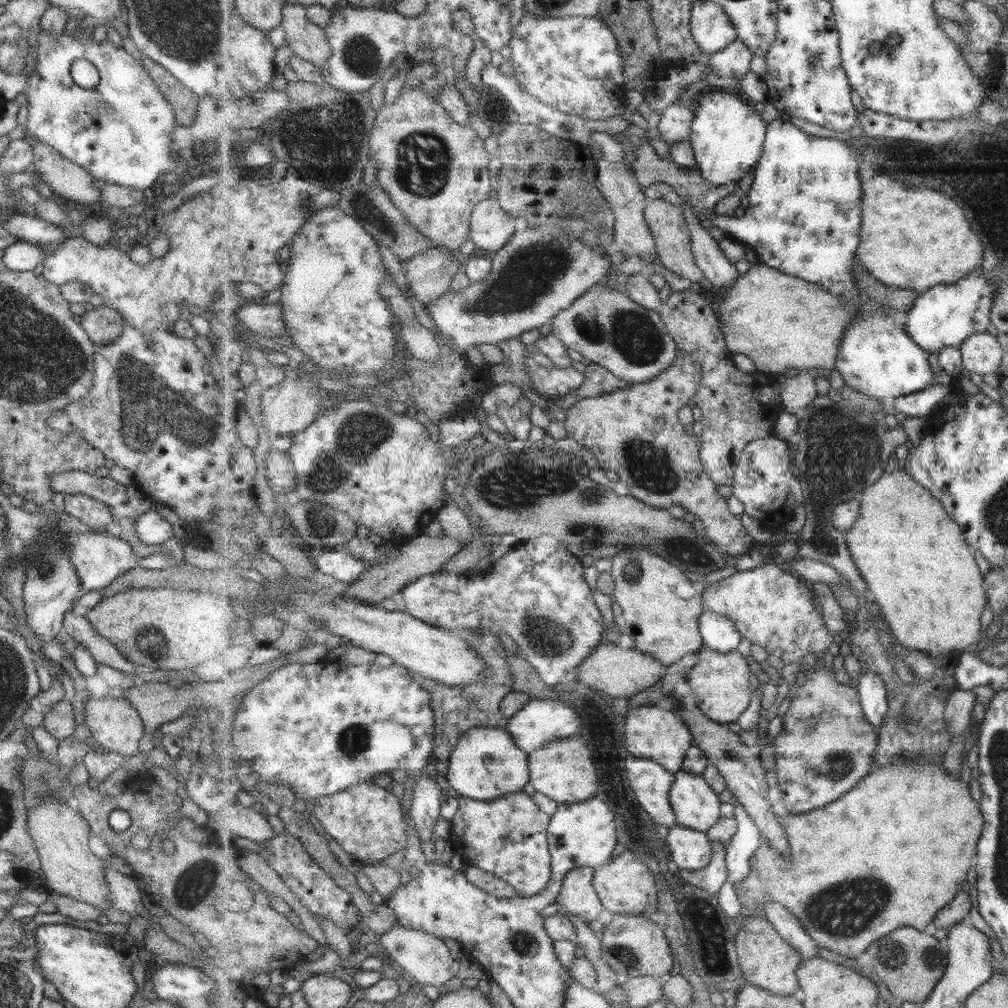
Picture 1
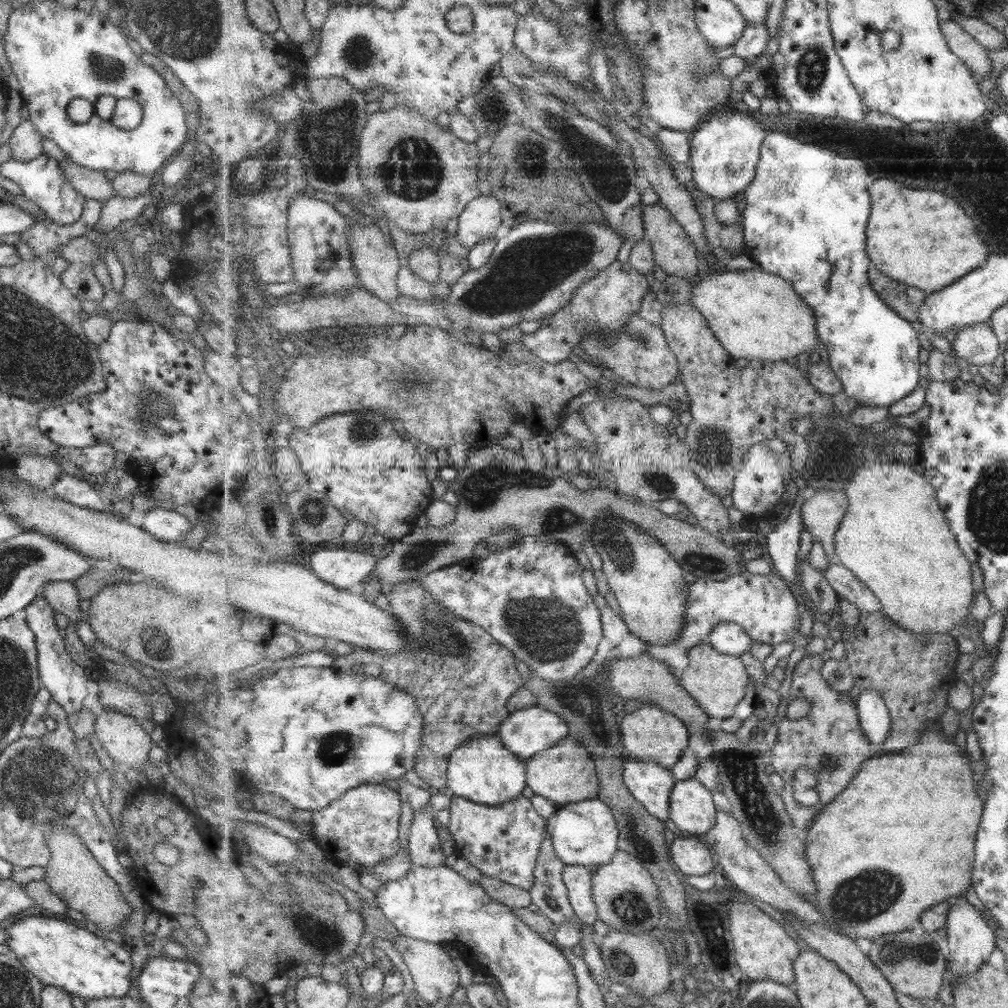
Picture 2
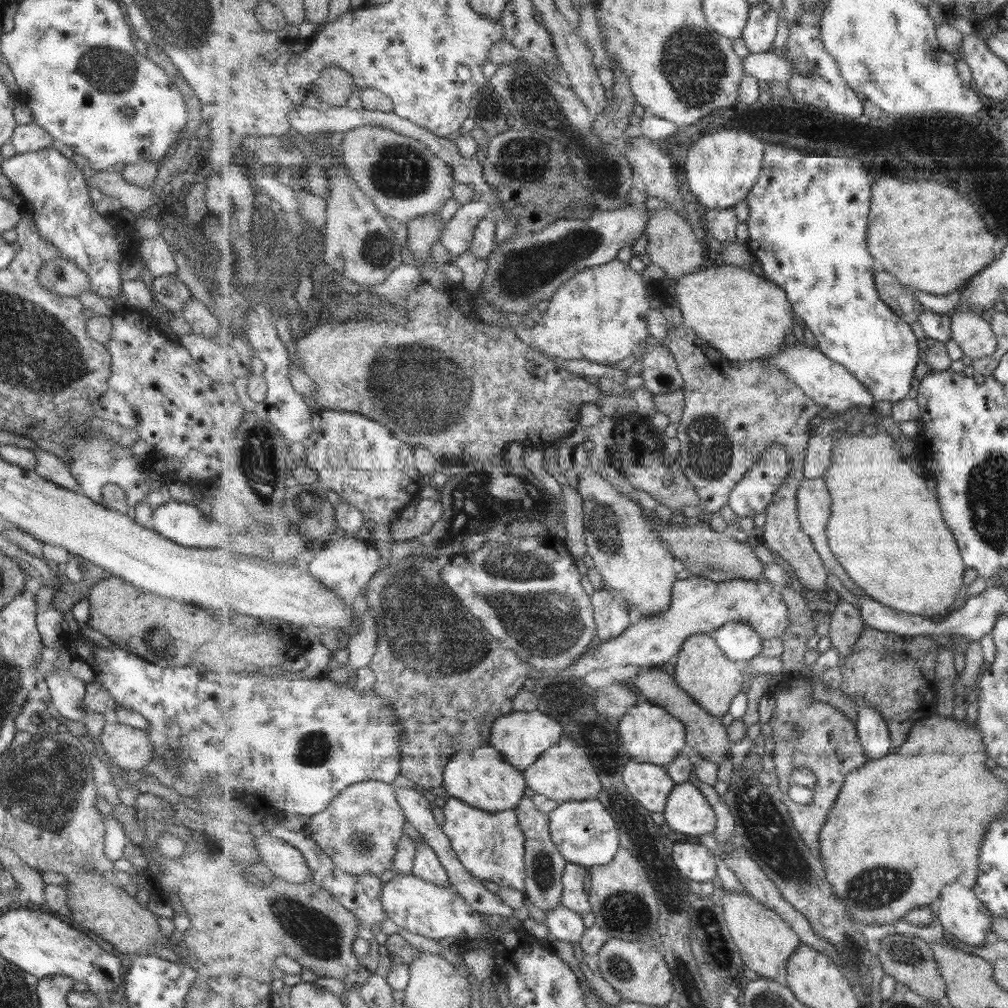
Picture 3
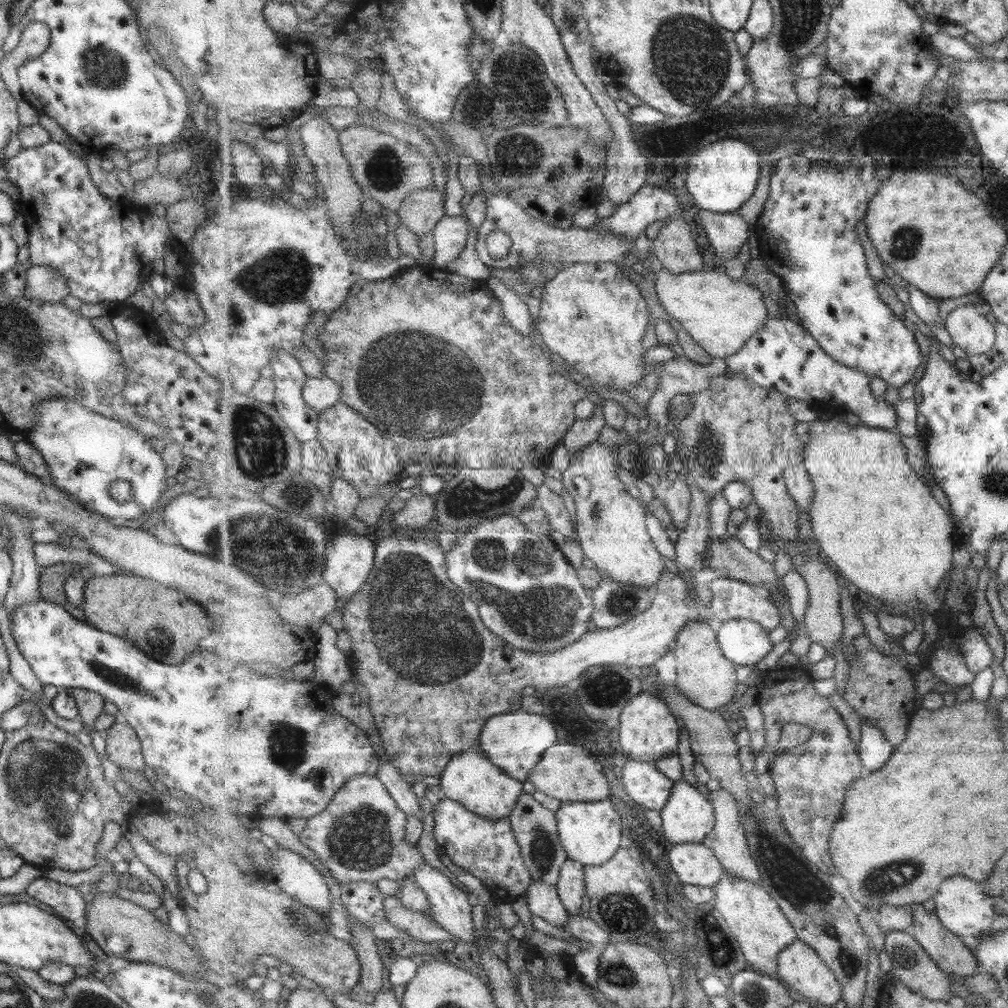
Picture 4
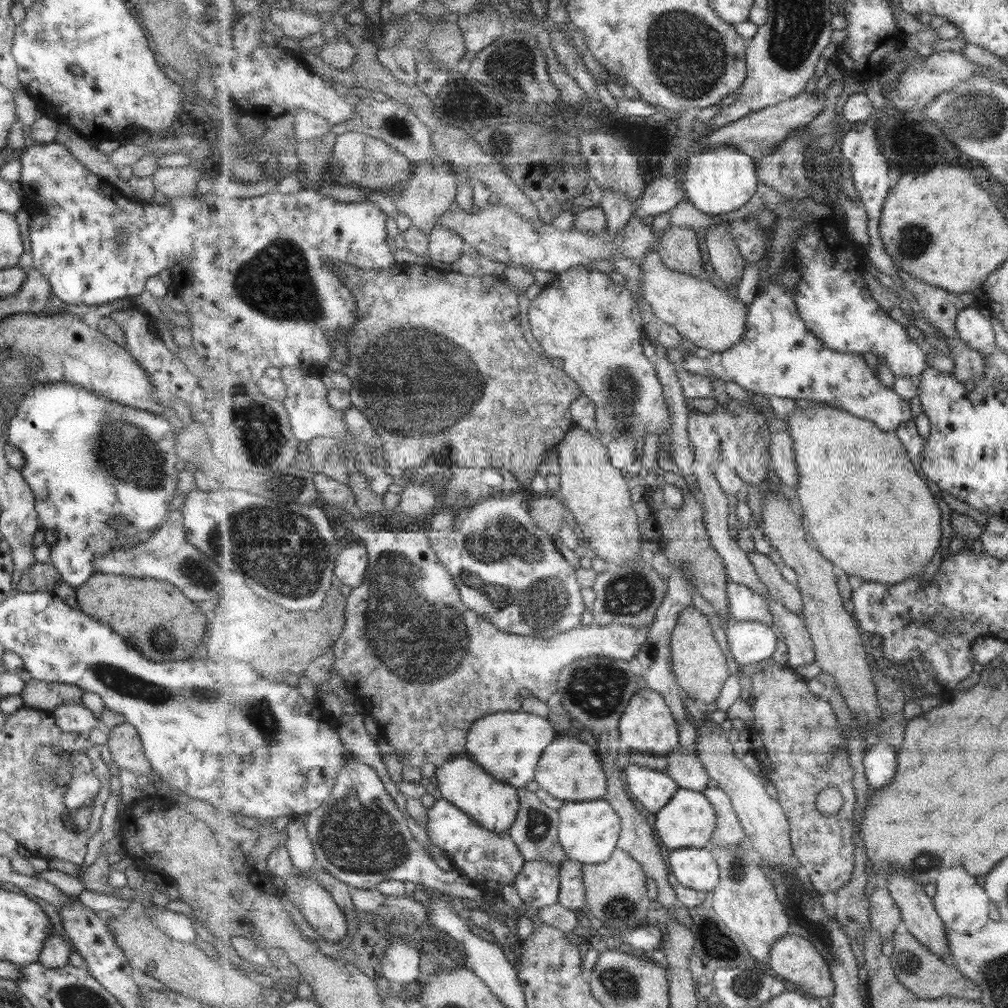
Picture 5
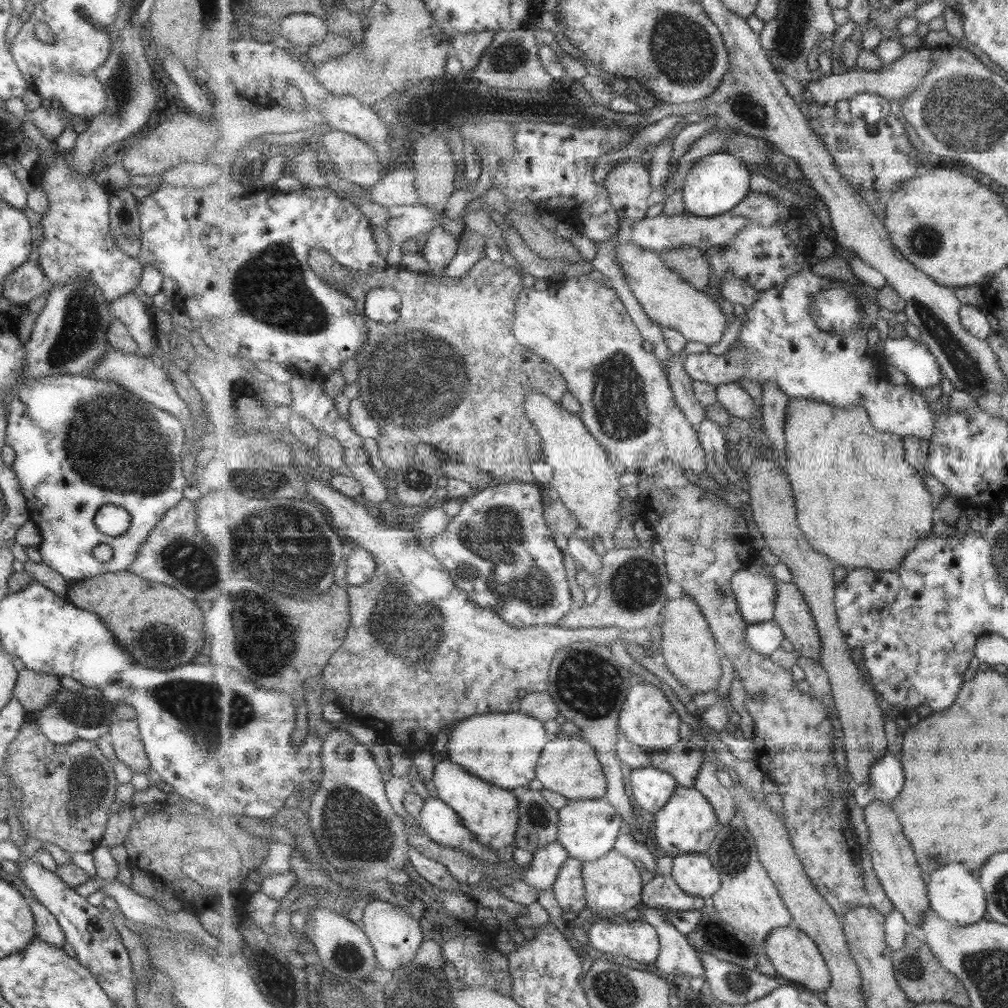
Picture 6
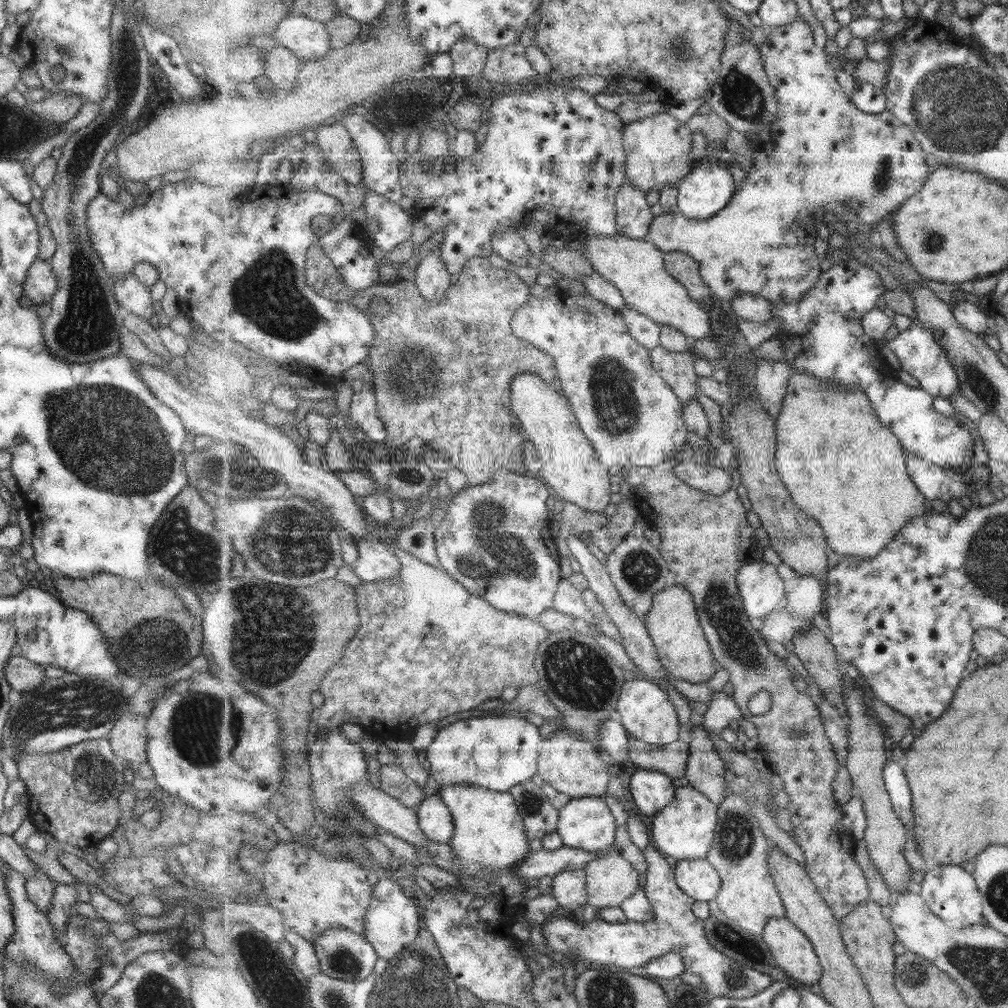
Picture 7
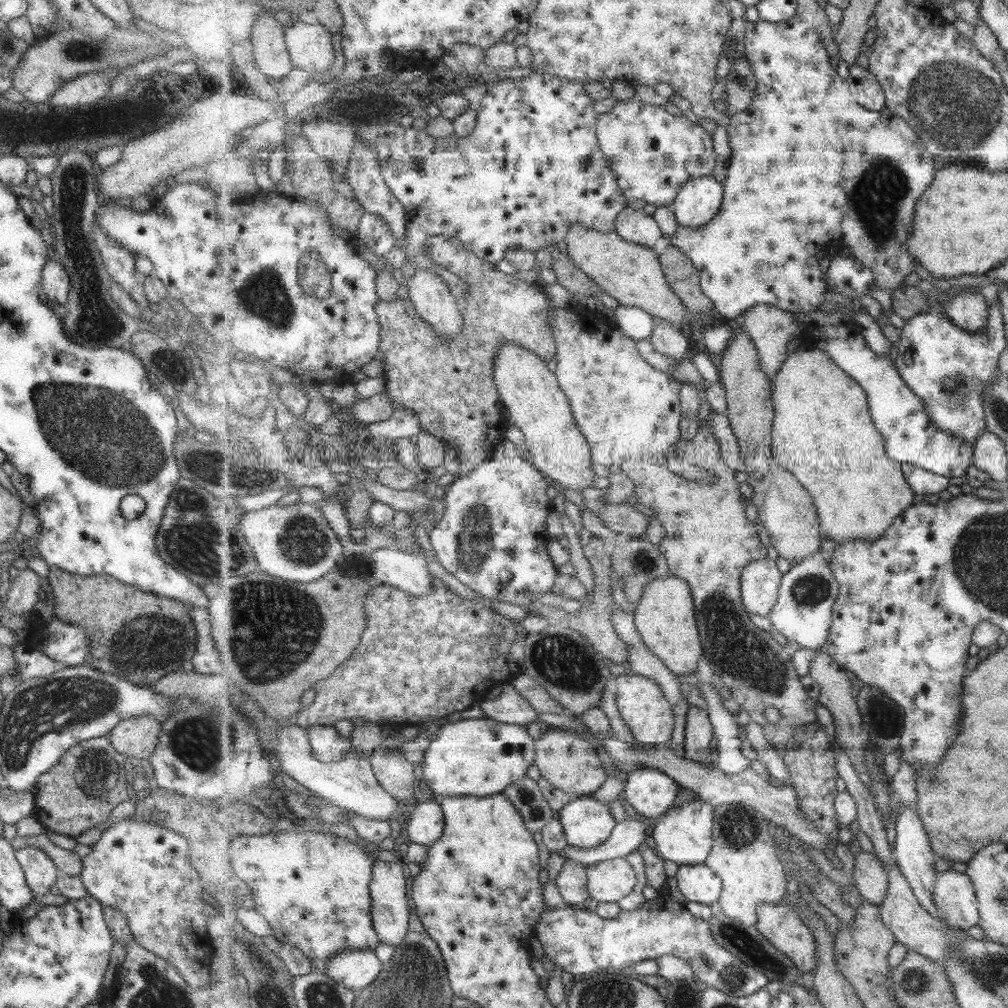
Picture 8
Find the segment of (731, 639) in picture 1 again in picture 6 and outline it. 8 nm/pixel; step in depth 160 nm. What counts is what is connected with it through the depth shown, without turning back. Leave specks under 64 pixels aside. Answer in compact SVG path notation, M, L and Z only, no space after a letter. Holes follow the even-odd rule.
M775 620L755 624L748 623L746 637L748 643L756 651L759 651L759 654L764 655L773 654L777 648L781 648L781 642L786 638L783 629Z

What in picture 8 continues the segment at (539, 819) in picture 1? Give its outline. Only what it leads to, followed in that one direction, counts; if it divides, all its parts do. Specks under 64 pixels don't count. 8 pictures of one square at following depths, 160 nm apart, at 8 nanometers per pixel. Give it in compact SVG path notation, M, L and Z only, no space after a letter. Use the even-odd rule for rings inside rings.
M418 801L416 809L410 814L406 831L412 842L414 850L422 850L435 844L443 836L446 829L446 819L442 806L436 801Z

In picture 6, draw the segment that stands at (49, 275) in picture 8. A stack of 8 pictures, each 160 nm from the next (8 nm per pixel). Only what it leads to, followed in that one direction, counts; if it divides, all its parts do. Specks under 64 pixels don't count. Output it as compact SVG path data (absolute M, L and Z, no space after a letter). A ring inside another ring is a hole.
M26 261L13 273L7 275L2 282L3 298L12 305L22 305L43 294L43 274L39 266L32 261Z

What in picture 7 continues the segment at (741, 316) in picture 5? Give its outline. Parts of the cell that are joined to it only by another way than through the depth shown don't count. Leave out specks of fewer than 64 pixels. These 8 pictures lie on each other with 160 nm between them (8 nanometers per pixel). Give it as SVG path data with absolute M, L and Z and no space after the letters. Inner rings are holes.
M617 234L597 238L583 238L584 256L594 271L612 283L623 296L625 305L637 309L659 325L681 330L692 341L713 338L711 318L703 309L703 302L691 298L687 287L669 274L664 253L648 240L637 240Z

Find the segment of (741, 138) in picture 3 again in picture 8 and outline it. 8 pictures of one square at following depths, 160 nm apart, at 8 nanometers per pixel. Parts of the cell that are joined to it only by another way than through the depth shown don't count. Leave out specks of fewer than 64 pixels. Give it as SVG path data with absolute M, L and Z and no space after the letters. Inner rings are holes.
M711 174L687 182L672 206L679 225L699 229L713 221L724 198L723 183L717 182Z

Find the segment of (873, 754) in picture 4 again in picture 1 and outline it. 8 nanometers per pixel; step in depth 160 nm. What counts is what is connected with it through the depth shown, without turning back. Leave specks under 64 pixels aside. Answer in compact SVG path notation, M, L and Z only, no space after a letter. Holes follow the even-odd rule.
M865 672L859 676L857 690L867 720L880 728L889 713L889 698L885 682L877 672Z

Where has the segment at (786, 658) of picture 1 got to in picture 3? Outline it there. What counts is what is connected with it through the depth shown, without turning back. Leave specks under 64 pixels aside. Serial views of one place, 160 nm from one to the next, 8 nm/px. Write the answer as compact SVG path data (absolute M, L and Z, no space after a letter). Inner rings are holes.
M690 576L687 579L675 581L673 600L670 607L656 615L645 615L639 622L630 626L615 638L603 641L599 648L590 648L578 661L569 666L573 677L569 680L578 680L587 676L591 670L609 668L609 666L650 666L655 668L671 661L678 656L683 643L694 634L705 633L713 635L726 622L742 622L751 626L757 634L765 640L782 638L789 628L791 612L781 596L780 589L773 583L762 580L747 580L743 578L723 582L700 577Z

